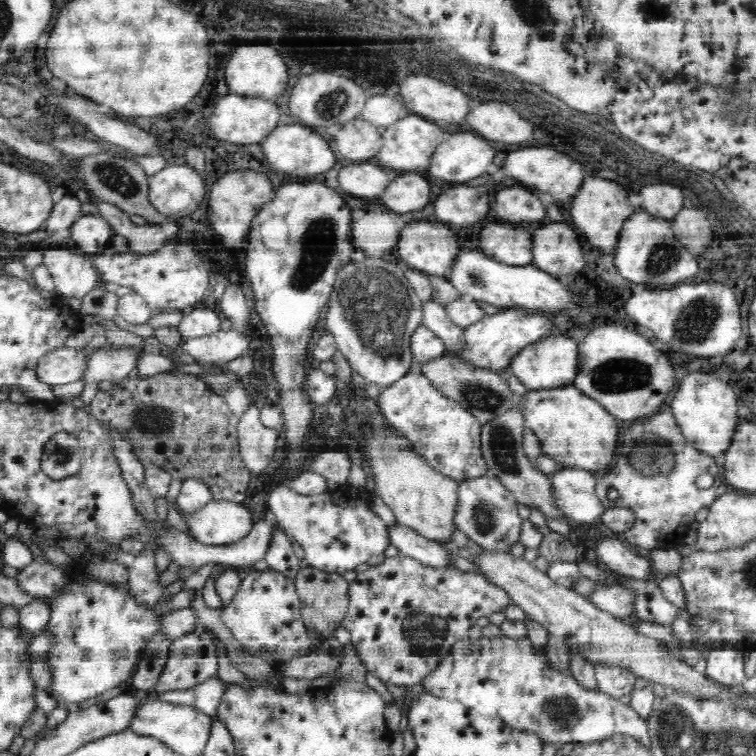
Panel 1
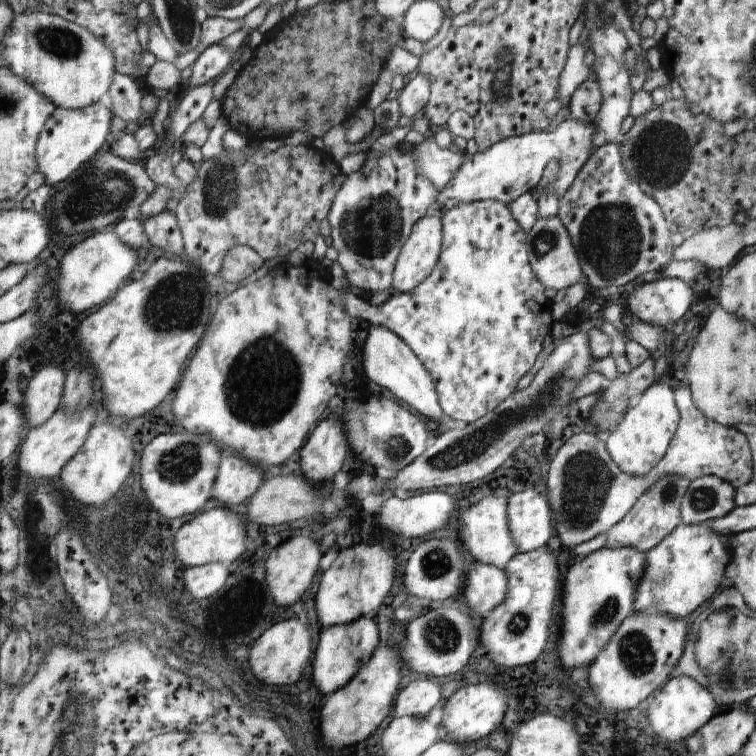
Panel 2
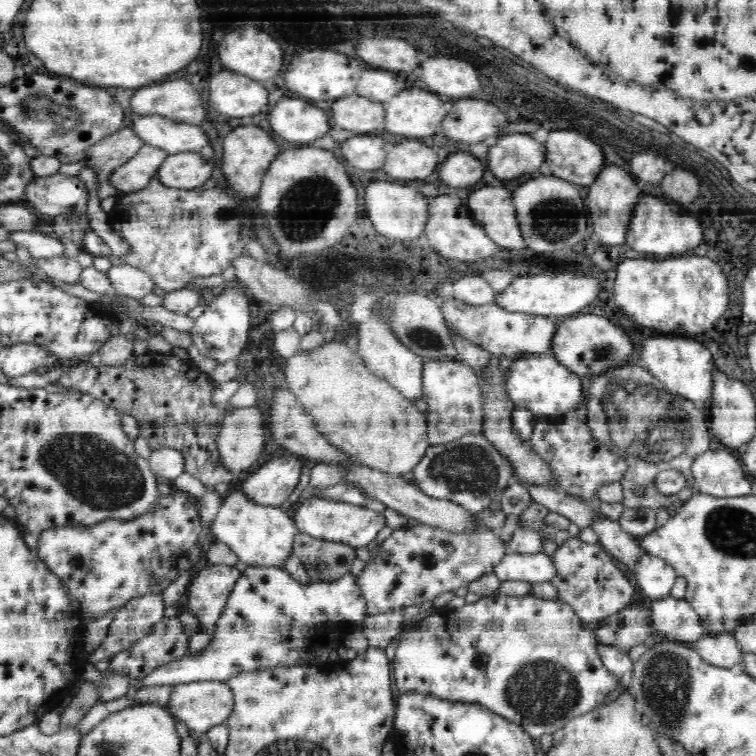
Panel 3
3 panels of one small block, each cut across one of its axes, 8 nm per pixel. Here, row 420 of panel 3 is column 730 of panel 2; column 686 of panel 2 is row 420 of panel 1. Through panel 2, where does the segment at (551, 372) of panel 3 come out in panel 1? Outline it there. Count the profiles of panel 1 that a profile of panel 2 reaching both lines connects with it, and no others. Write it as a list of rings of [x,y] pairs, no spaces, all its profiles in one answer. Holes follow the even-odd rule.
[[[575,384],[558,389],[529,389],[518,408],[524,415],[525,428],[540,439],[542,452],[563,468],[584,469],[594,474],[610,472],[614,455],[620,449],[616,418],[598,401],[580,392]]]

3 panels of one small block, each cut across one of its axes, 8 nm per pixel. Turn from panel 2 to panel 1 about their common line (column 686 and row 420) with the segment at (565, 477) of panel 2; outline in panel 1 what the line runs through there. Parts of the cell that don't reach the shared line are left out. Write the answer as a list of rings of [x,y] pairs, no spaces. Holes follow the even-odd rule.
[[[411,370],[394,384],[380,389],[375,408],[381,417],[406,435],[432,470],[455,481],[486,475],[481,450],[481,425],[468,410],[444,396],[422,373]]]

